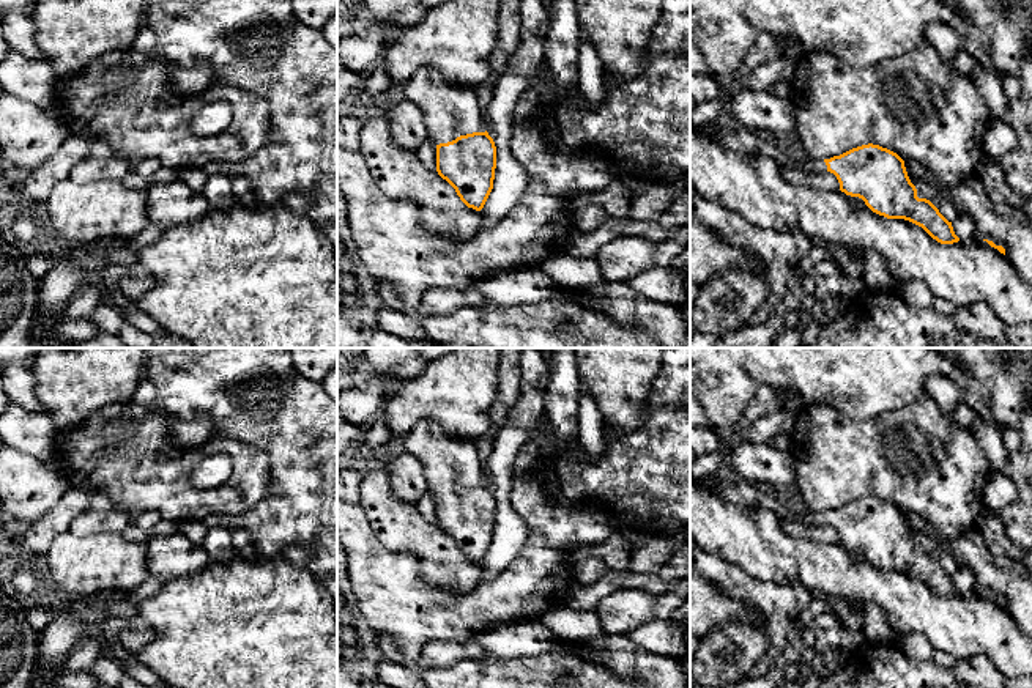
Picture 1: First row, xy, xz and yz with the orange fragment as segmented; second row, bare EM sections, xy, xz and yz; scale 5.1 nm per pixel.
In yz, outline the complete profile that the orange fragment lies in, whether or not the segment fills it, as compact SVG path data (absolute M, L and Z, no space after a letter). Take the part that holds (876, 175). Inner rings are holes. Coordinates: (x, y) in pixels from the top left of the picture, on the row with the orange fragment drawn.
M862 145L830 159L802 156L794 162L807 175L833 173L840 190L859 197L876 214L922 227L941 244L958 242L952 222L926 198L917 197L904 161L879 145Z

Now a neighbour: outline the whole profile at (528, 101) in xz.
M529 87L528 90L523 91L520 96L517 107L514 110L514 123L518 123L528 117L531 117L539 104L539 93L536 88Z

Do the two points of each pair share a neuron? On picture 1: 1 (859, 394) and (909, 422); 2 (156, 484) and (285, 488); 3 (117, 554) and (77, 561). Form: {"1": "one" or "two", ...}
{"1": "two", "2": "two", "3": "one"}

